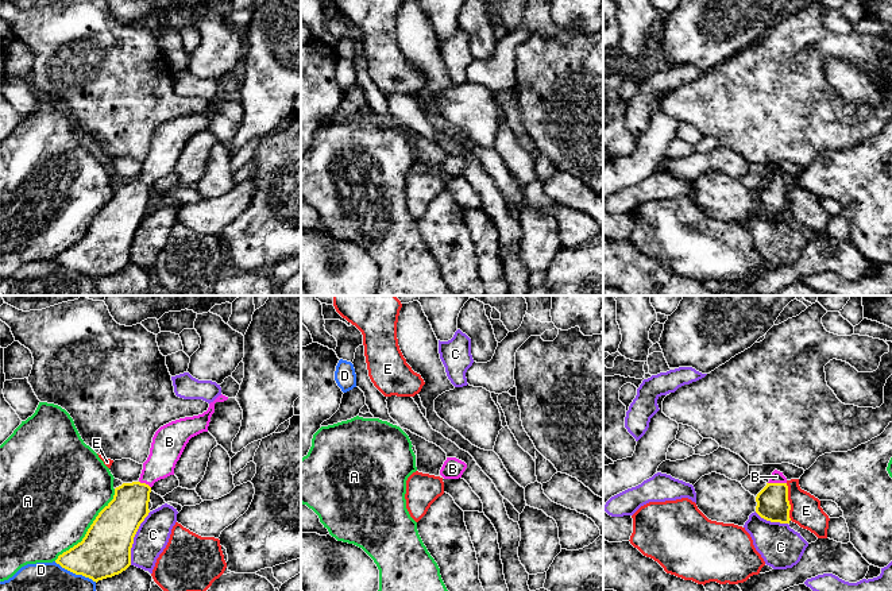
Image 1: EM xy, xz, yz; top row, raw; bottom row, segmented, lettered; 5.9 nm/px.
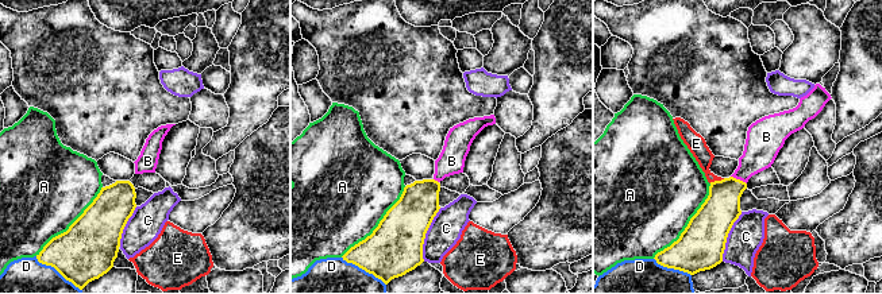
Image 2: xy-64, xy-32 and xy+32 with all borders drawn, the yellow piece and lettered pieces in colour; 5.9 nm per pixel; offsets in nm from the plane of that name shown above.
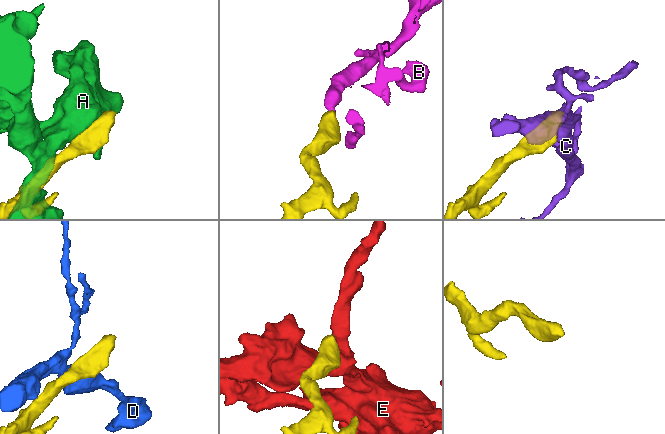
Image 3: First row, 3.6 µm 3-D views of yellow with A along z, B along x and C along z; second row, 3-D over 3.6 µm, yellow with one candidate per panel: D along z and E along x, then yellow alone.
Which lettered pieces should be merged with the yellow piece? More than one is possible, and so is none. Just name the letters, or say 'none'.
B

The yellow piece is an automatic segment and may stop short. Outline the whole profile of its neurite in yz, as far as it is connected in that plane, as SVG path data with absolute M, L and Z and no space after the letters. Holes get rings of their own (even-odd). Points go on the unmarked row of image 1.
M775 167L766 184L756 194L756 210L771 220L789 221L787 175Z

